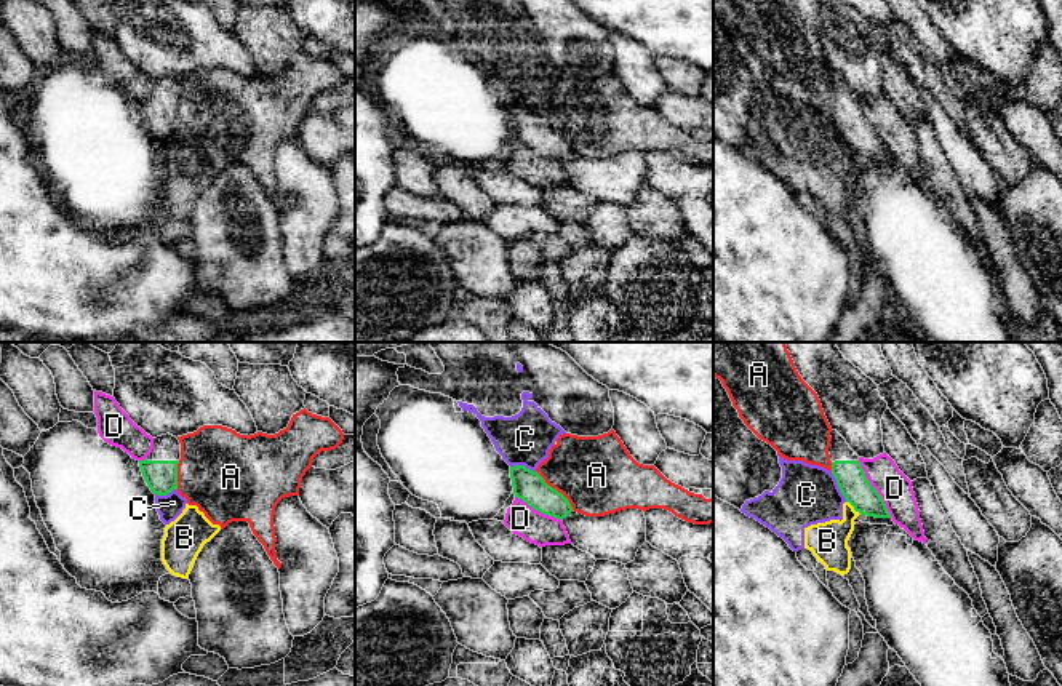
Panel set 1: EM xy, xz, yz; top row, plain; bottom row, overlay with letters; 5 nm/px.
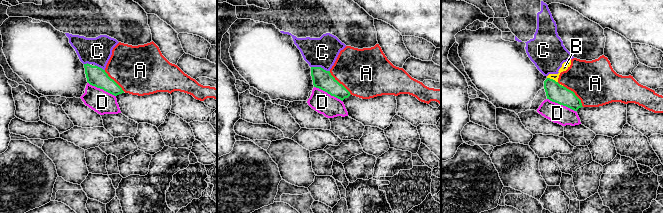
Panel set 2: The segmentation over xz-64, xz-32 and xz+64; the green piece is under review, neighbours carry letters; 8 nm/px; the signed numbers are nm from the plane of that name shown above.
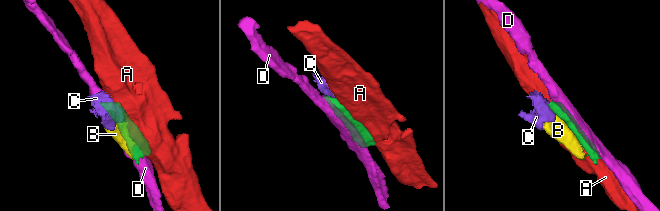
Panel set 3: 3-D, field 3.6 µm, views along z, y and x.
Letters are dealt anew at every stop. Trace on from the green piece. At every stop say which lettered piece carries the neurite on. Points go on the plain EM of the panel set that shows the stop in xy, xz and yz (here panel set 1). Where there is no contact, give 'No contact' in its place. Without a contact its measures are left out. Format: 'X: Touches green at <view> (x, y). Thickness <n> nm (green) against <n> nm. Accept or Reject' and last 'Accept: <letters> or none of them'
A: Touches green at xz (555, 131). Thickness 160 nm (green) against 380 nm. Reject
B: Touches green at yz (854, 151). Thickness 150 nm (green) against 190 nm. Reject
C: Touches green at yz (838, 128). Thickness 150 nm (green) against 300 nm. Reject
D: Touches green at yz (875, 131). Thickness 150 nm (green) against 160 nm. Reject
Accept: none of them

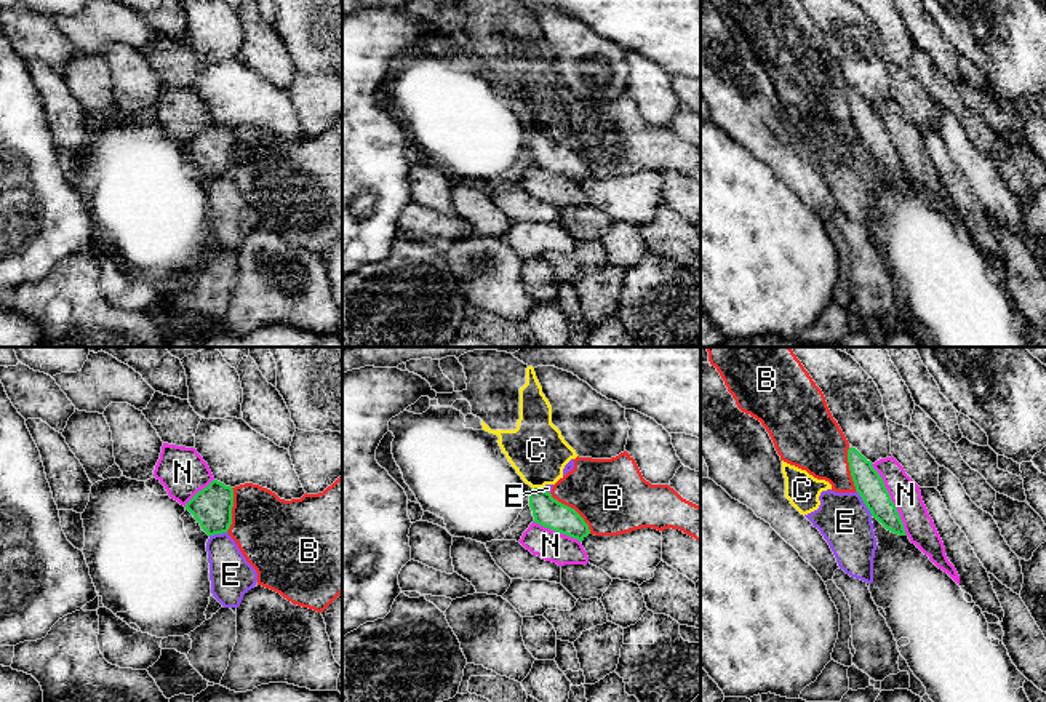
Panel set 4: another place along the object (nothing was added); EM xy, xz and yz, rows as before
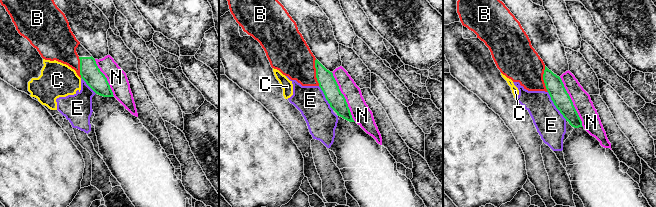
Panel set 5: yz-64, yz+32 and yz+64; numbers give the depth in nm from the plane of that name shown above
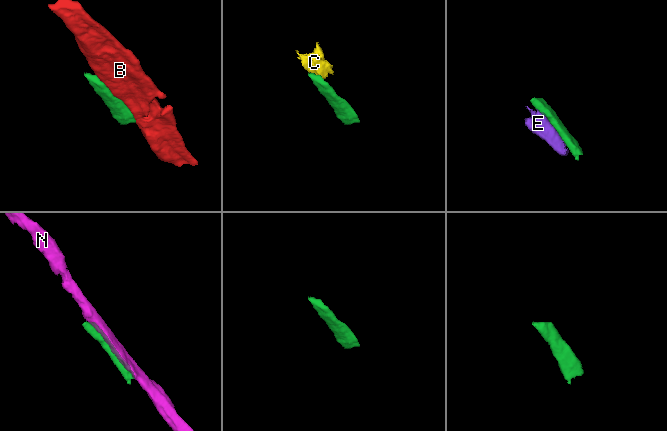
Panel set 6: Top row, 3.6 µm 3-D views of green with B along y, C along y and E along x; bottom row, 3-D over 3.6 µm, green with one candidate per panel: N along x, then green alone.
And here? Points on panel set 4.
B: Touches green at xz (573, 151). Thickness 150 nm (green) against 360 nm. Reject
C: Touches green at xz (536, 130). Thickness 150 nm (green) against 300 nm. Reject
E: Touches green at yz (864, 144). Thickness 140 nm (green) against 260 nm. Reject
N: Touches green at yz (890, 141). Thickness 140 nm (green) against 150 nm. Reject
Accept: none of them

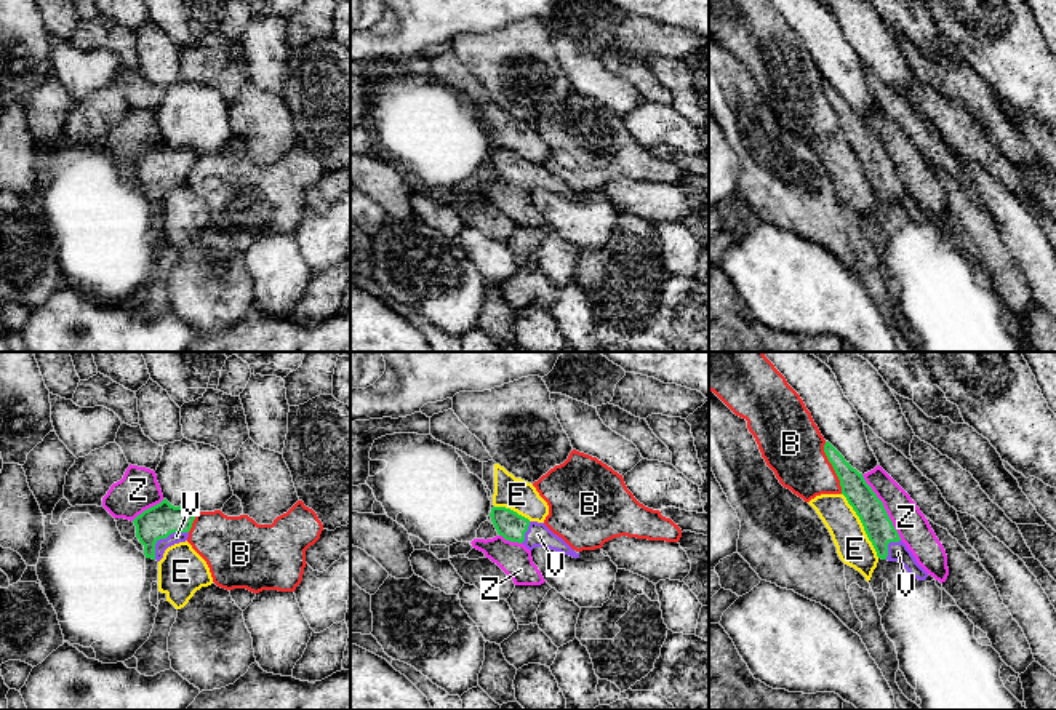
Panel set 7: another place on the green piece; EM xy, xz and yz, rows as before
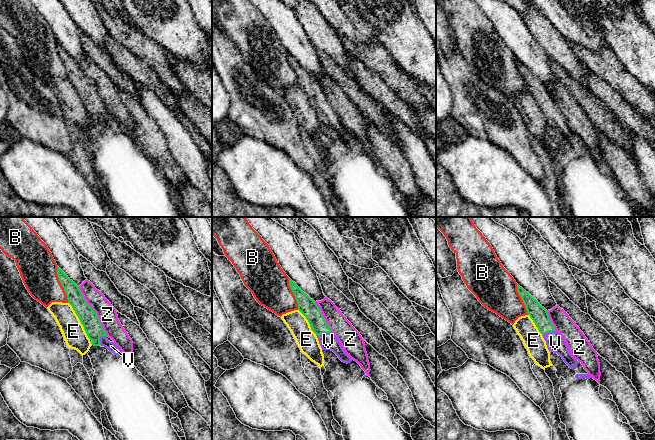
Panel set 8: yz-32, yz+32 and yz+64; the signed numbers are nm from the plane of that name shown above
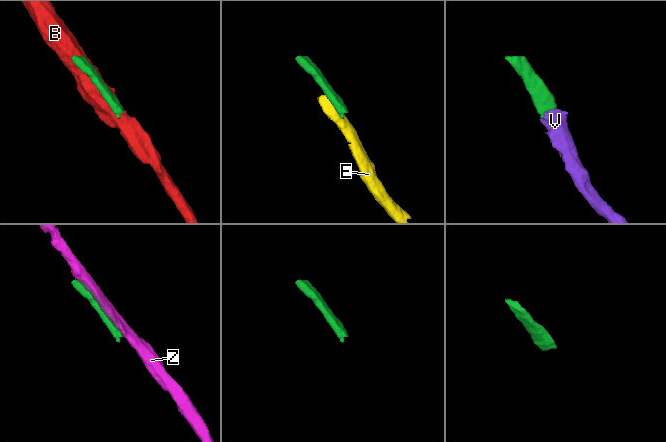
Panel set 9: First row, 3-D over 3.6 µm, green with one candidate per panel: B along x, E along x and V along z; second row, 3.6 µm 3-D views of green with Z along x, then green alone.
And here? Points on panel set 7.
B: Touches green at yz (832, 107). Thickness 140 nm (green) against 320 nm. Reject
E: Touches green at yz (863, 167). Thickness 140 nm (green) against 170 nm. Reject
V: Touches green at xy (164, 179). Thickness 170 nm (green) against 60 nm. Accept
Z: Touches green at yz (884, 149). Thickness 140 nm (green) against 160 nm. Reject
Accept: V

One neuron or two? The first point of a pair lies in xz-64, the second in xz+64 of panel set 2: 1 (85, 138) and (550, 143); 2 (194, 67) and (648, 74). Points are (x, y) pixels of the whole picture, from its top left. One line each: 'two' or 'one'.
1: one
2: one

